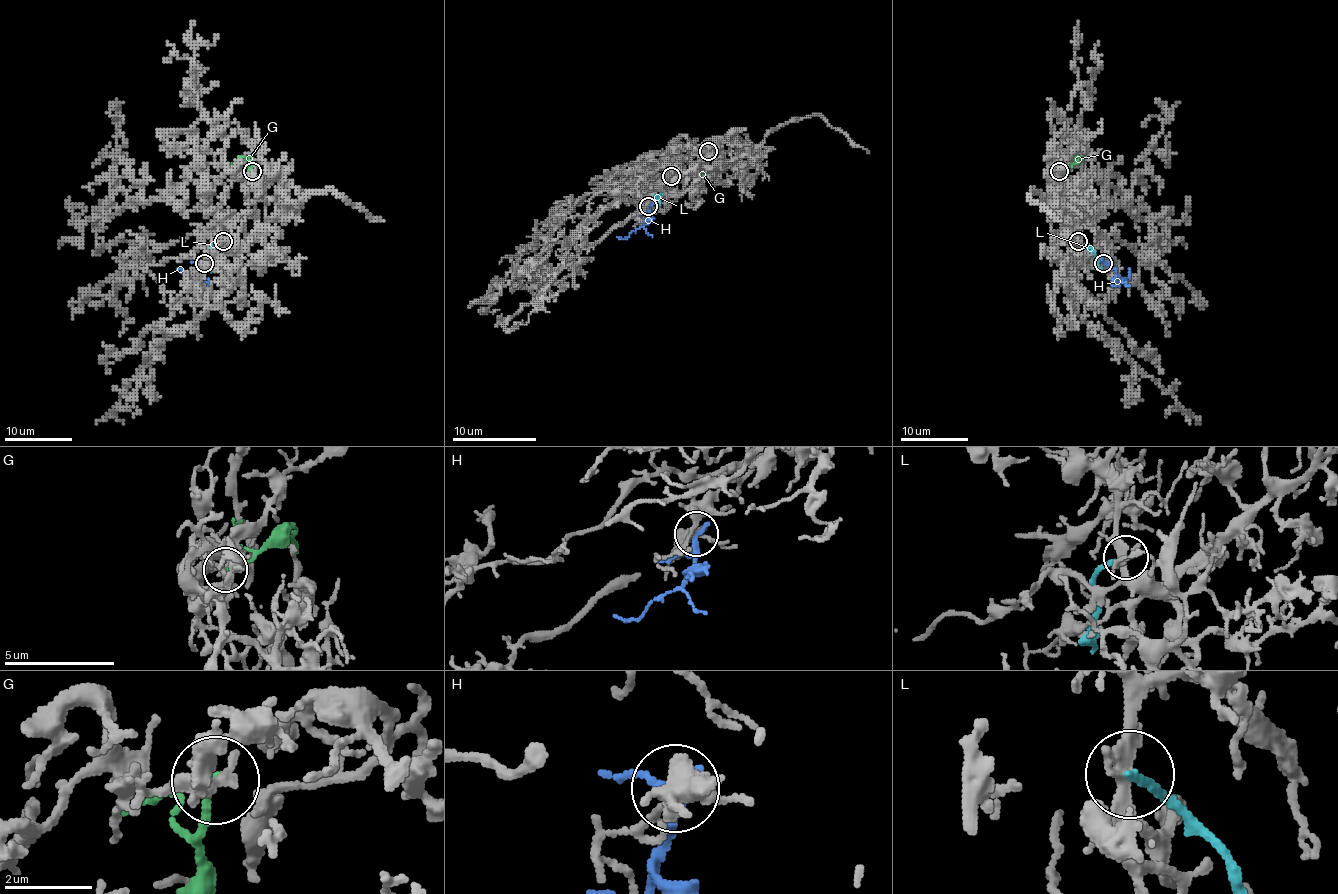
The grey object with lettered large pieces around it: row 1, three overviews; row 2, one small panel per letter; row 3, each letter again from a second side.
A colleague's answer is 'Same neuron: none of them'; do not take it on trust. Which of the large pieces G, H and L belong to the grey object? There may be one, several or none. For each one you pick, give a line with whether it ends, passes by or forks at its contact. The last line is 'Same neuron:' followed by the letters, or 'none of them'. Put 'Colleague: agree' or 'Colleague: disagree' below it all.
Same neuron: none of them
Colleague: agree

